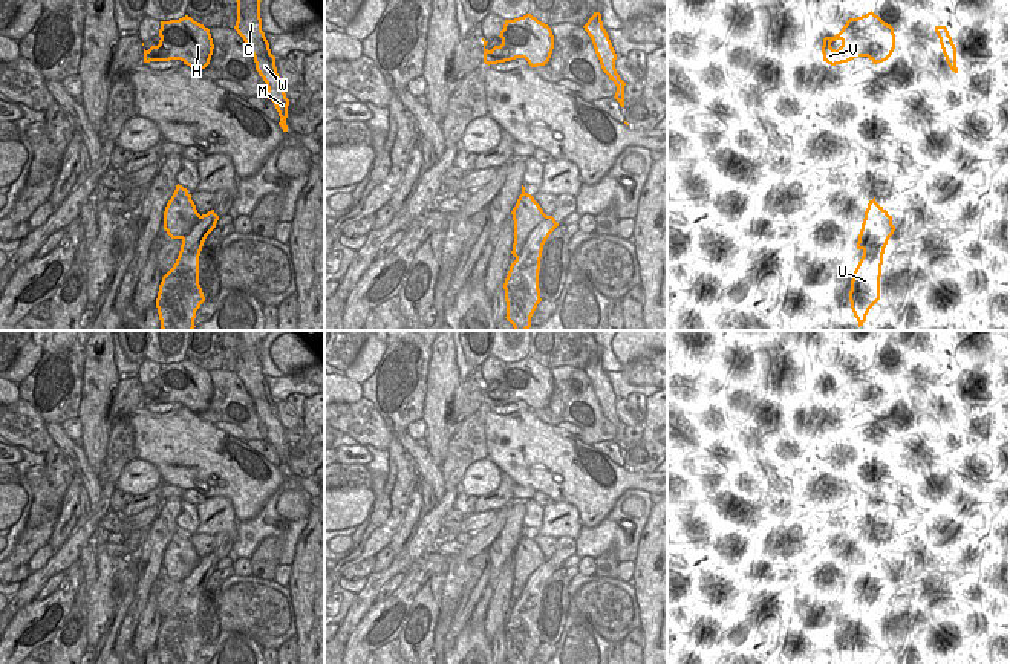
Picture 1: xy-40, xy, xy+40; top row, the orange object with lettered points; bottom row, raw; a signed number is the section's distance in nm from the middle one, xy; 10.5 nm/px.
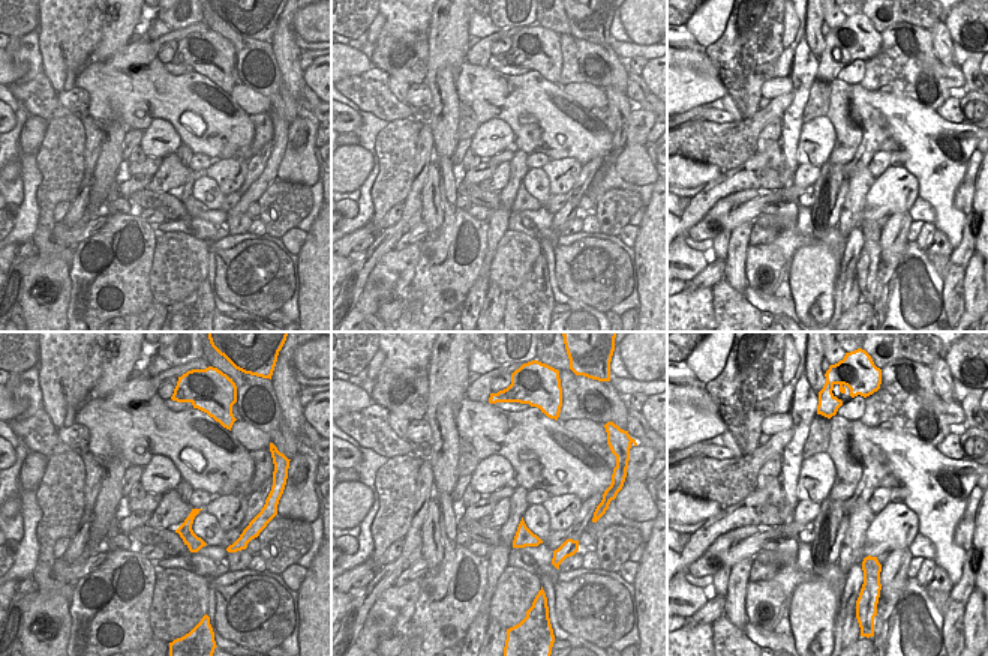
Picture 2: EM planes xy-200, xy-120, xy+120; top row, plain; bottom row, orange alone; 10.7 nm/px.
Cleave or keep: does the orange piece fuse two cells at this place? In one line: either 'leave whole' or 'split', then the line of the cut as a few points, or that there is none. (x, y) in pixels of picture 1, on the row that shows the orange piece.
split; cut xy+40 (891, 221), (877, 225), (857, 244)

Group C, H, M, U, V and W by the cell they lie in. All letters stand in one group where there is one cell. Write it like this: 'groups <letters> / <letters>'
groups C M U W / H V

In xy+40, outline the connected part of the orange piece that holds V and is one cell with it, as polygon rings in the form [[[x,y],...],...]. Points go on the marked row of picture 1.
[[[871,11],[866,15],[849,18],[834,37],[825,37],[822,54],[823,61],[831,66],[857,57],[868,57],[877,64],[886,61],[894,49],[894,28]]]

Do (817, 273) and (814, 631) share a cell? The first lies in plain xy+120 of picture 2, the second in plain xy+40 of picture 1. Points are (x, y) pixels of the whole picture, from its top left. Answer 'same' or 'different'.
same

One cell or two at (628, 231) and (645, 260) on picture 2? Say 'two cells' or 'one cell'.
two cells

